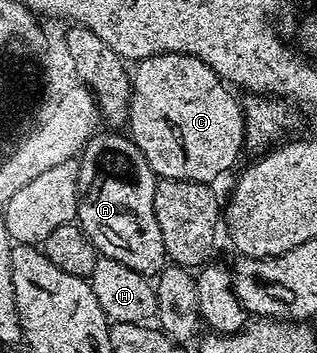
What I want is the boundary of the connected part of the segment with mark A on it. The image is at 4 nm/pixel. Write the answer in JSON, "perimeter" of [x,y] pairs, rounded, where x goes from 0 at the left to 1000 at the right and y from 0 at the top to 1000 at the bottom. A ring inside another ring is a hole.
{"perimeter":[[[372,371],[300,374],[243,448],[240,626],[319,725],[372,737],[473,790],[508,773],[530,739],[486,595],[492,493],[420,397],[382,382]]]}

